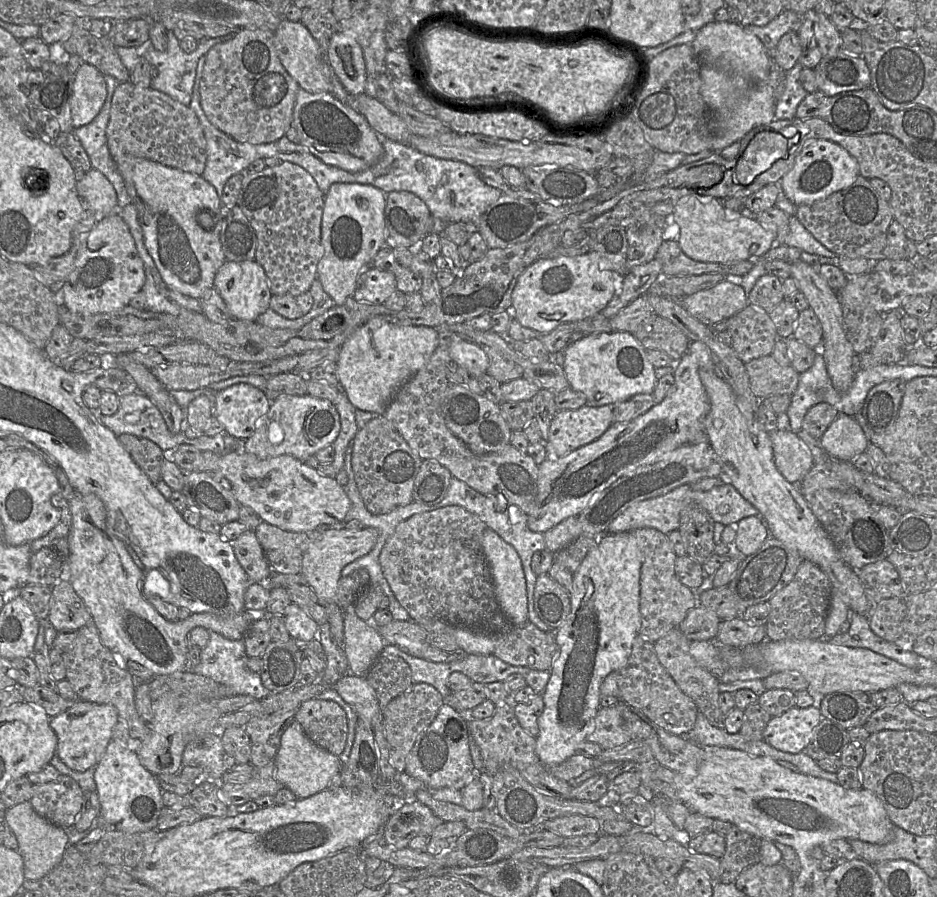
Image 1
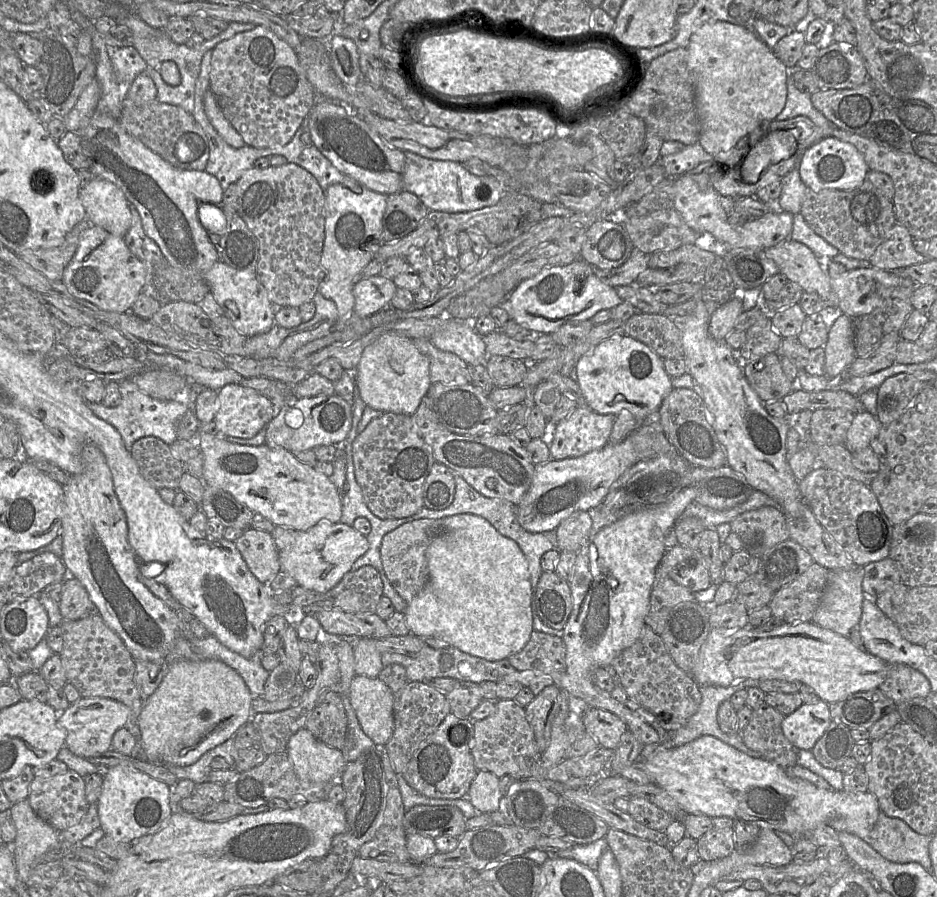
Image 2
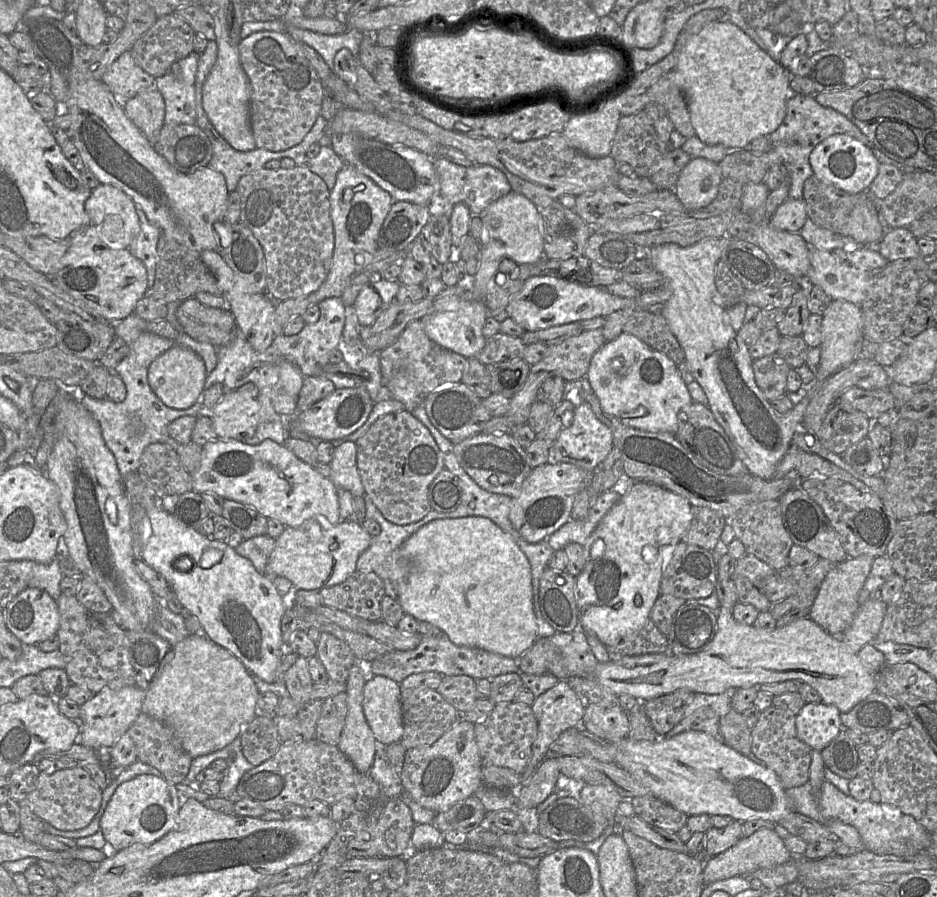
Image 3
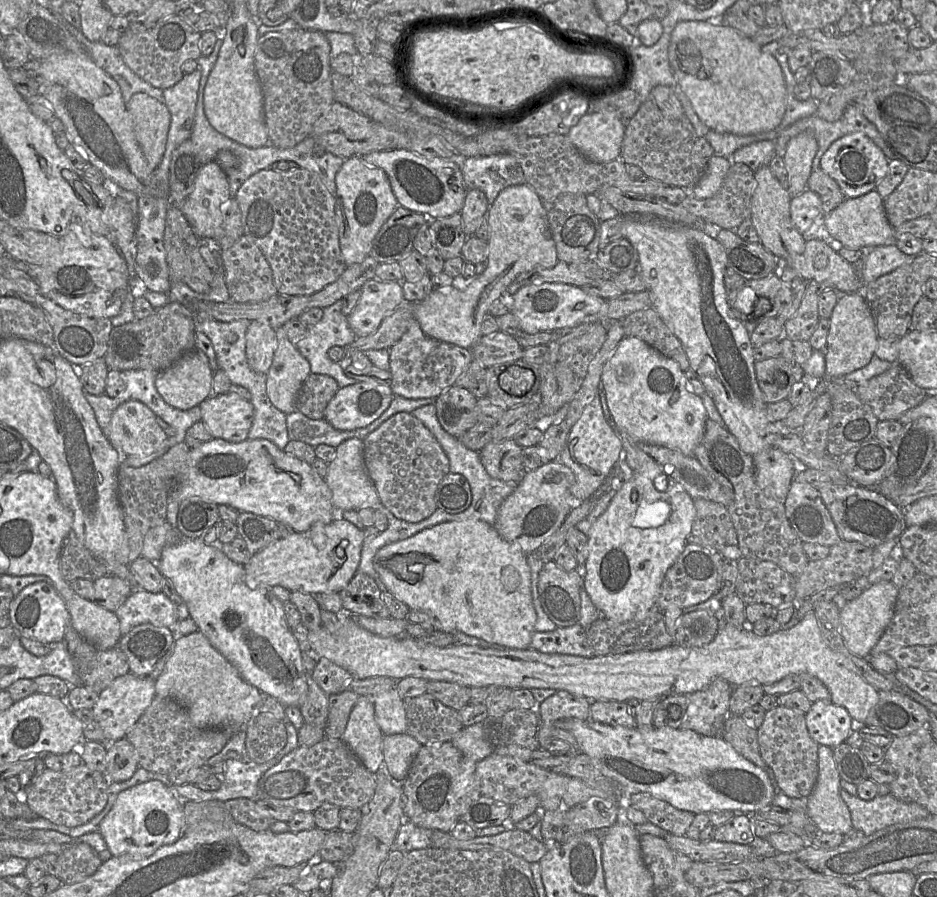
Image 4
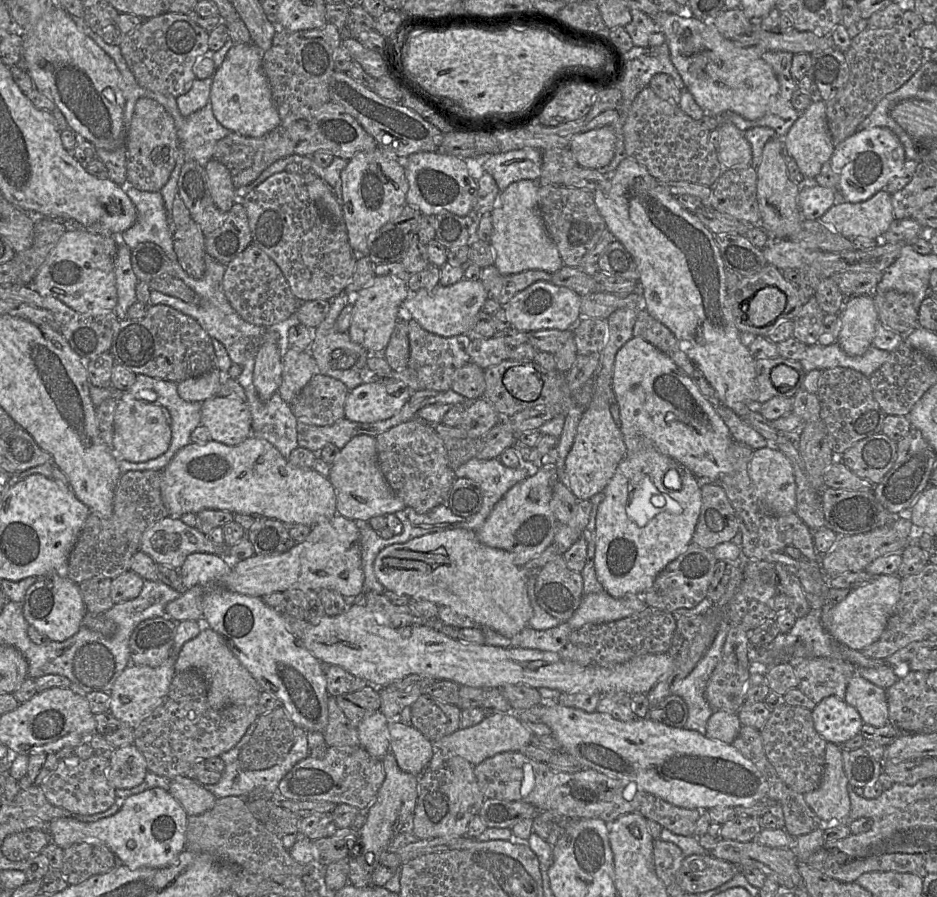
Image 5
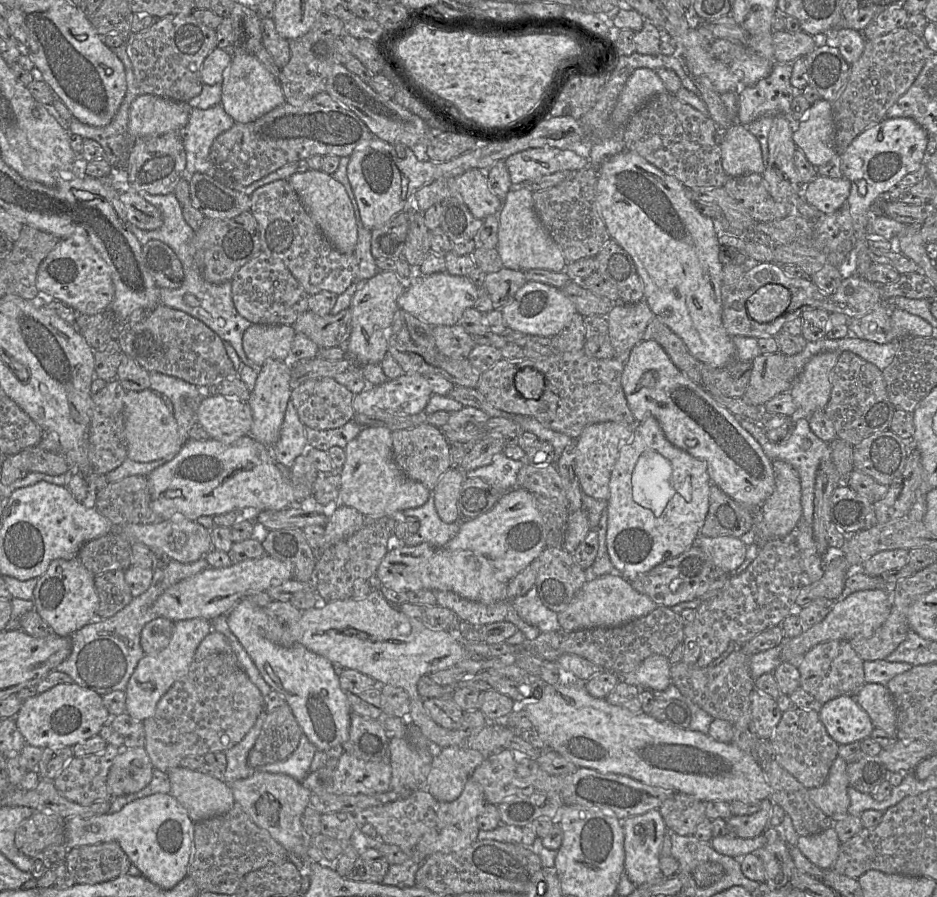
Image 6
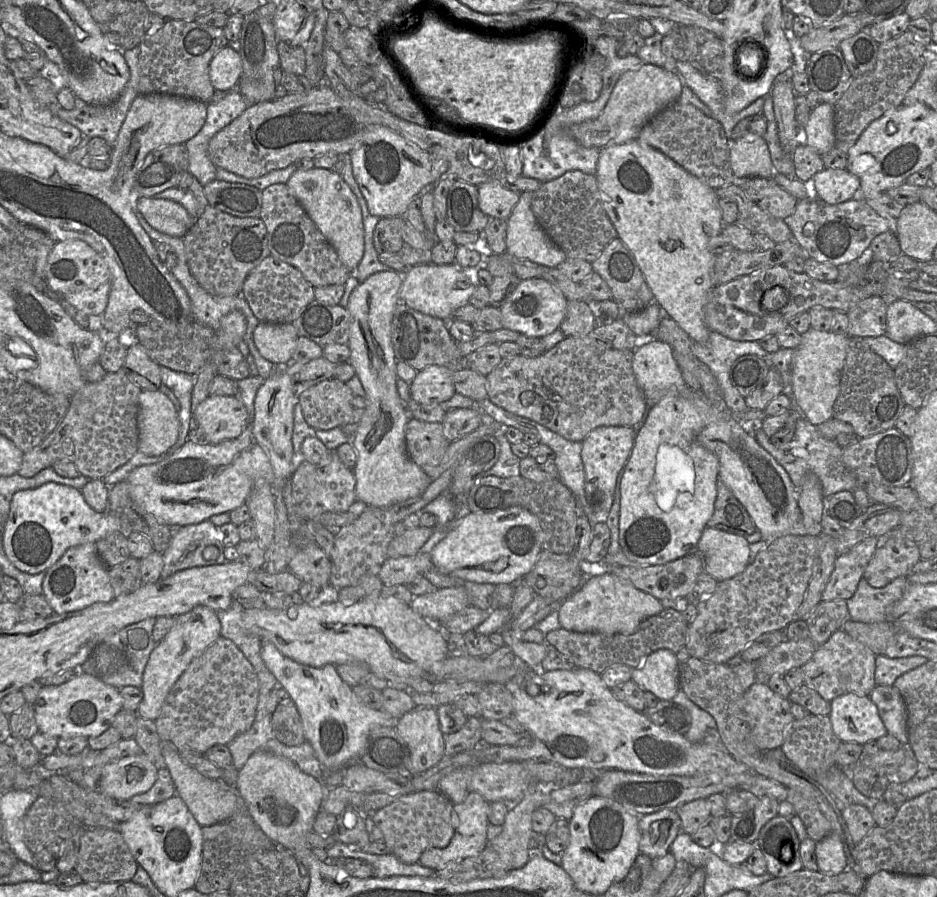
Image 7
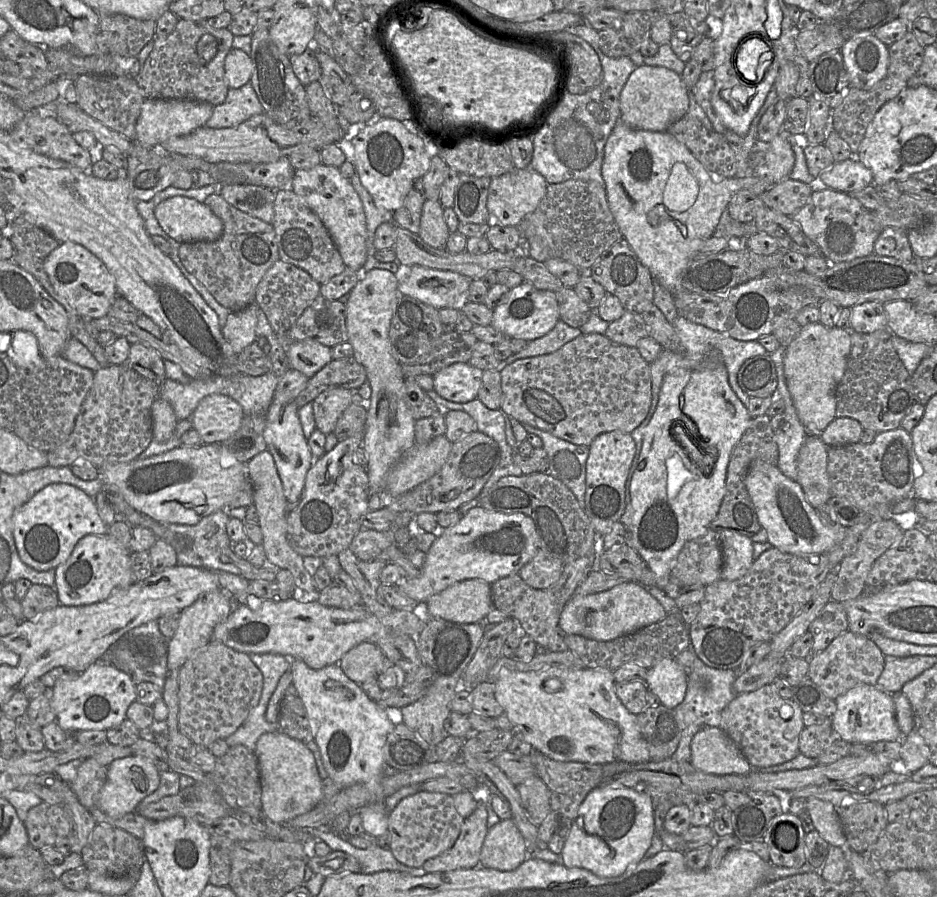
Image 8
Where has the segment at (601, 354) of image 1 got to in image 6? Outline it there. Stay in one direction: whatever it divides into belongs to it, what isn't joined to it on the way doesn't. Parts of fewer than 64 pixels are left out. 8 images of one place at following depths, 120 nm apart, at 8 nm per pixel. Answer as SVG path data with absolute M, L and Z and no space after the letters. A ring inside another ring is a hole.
M643 340L632 349L624 365L621 384L637 423L650 415L655 417L671 444L706 462L712 484L717 485L746 509L760 510L775 486L772 460L753 436L741 427L738 417L719 405L701 384L695 384L688 379L659 343L655 340Z

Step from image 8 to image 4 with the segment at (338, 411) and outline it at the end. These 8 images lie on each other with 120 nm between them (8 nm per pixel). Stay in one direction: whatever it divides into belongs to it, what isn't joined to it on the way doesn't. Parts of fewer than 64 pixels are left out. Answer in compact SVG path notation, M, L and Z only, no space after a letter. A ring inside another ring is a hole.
M311 373L298 395L297 411L313 420L324 419L325 409L339 389L334 378Z

